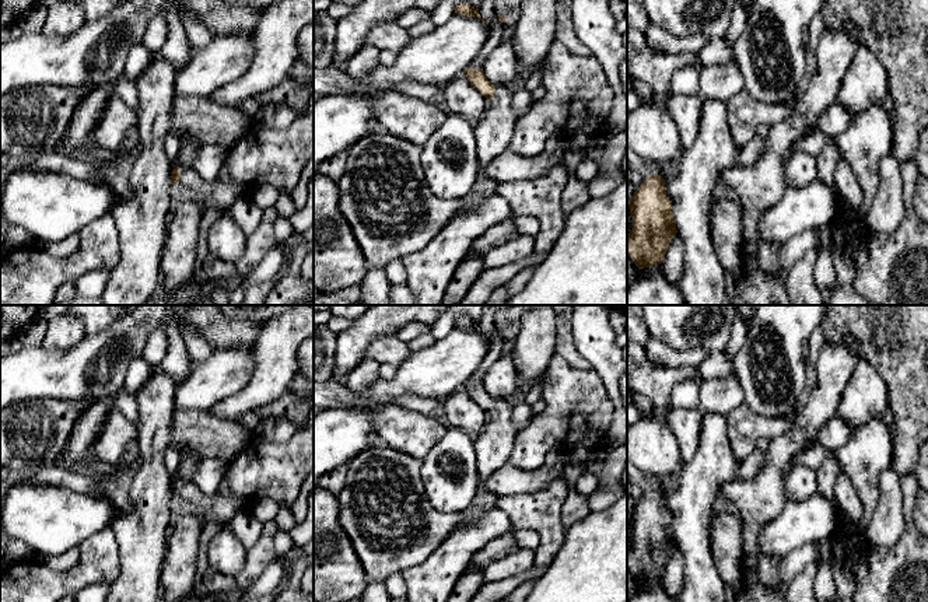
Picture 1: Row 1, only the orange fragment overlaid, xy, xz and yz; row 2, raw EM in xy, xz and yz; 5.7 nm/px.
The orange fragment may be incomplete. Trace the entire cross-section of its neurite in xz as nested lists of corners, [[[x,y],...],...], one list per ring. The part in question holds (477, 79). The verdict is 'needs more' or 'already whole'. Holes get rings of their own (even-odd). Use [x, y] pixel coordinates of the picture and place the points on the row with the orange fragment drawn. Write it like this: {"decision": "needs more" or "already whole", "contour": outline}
{"decision": "needs more", "contour": [[[469,66],[463,76],[490,101],[483,118],[474,123],[477,162],[480,174],[484,174],[486,167],[508,148],[515,123],[522,115],[512,109],[511,87],[493,85],[486,78],[483,69],[477,71]]]}

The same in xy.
{"decision": "needs more", "contour": [[[176,167],[172,169],[171,186],[176,183],[195,193],[195,199],[200,203],[203,213],[211,206],[228,210],[237,199],[251,192],[246,186],[234,181],[217,178],[207,182],[192,167]]]}

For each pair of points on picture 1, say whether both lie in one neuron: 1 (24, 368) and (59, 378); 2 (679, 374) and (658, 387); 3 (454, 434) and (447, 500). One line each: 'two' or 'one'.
1: one
2: one
3: one

